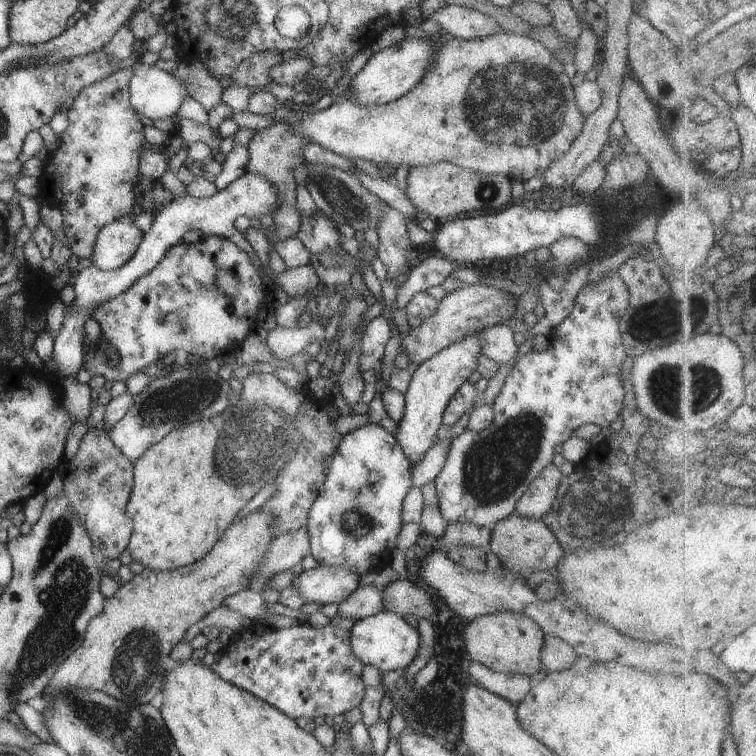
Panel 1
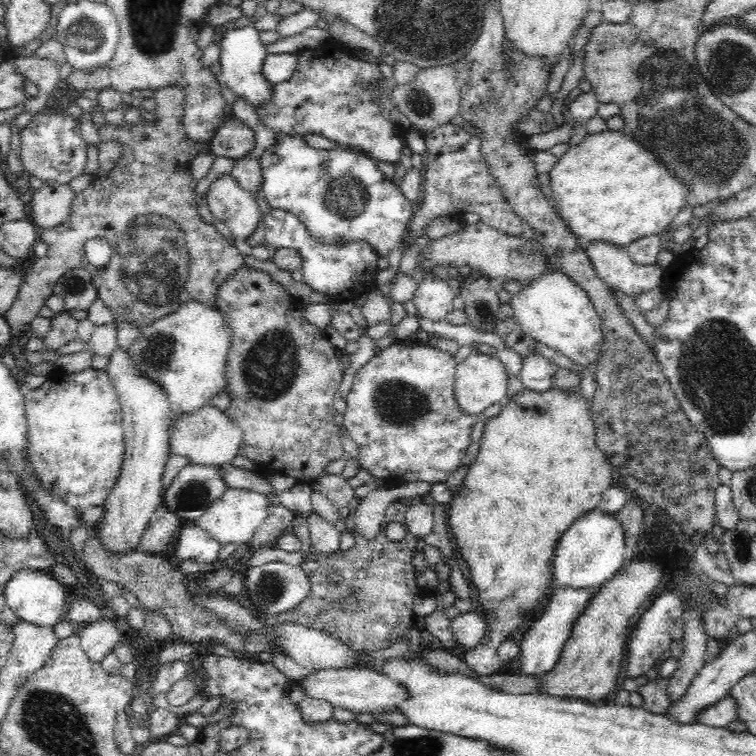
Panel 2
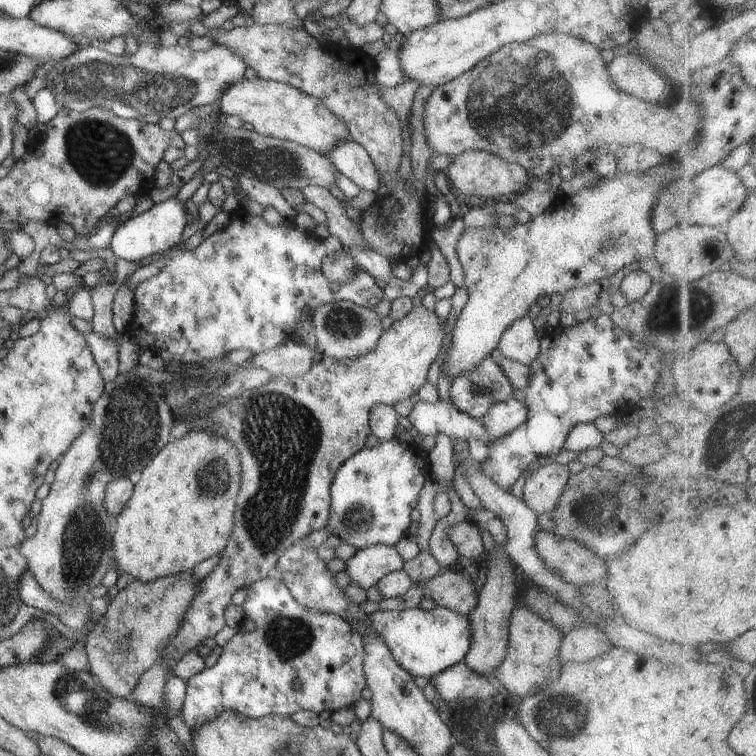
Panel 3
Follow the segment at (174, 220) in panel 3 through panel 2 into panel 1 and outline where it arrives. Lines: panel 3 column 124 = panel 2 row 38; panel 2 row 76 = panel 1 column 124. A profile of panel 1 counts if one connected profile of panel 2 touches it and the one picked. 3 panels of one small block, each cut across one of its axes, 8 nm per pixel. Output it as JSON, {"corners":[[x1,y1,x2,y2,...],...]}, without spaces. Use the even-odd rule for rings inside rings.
{"corners":[[124,219,111,221,109,224,102,226,96,234,91,252,91,265,102,271,110,271,118,269,122,264,131,258,131,255,138,247,138,242,144,235,143,231,139,231,133,224,133,220,125,221]]}

